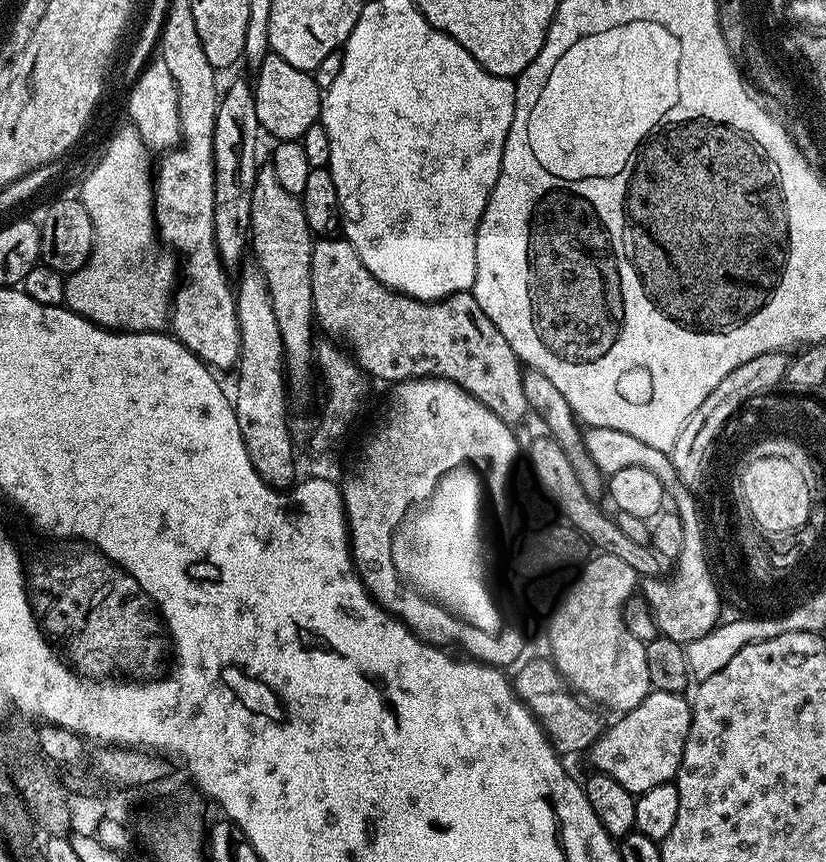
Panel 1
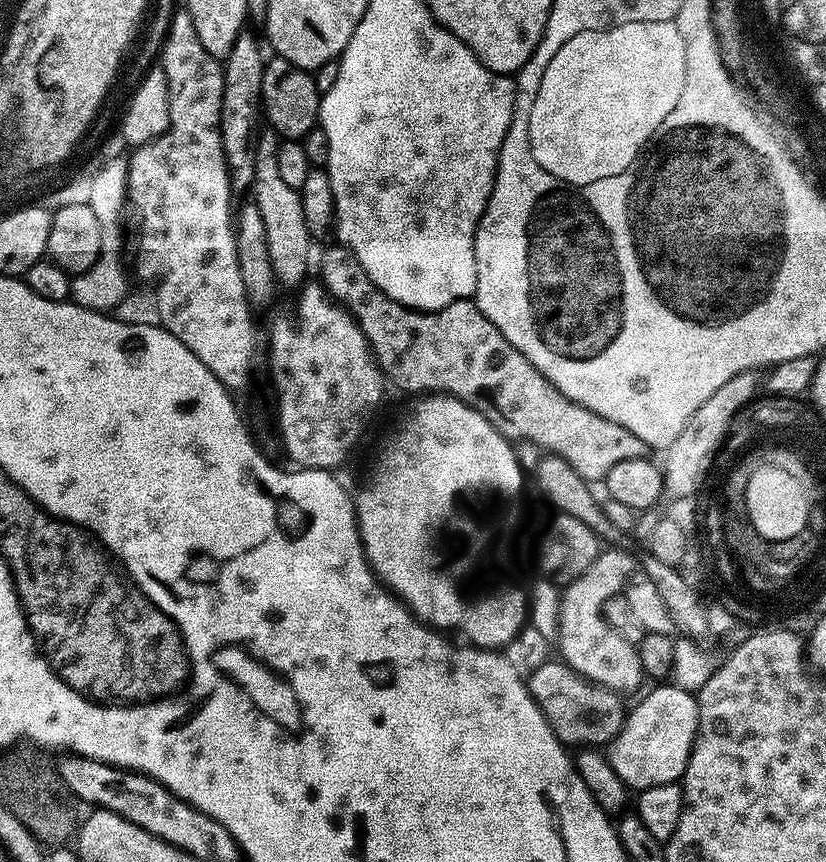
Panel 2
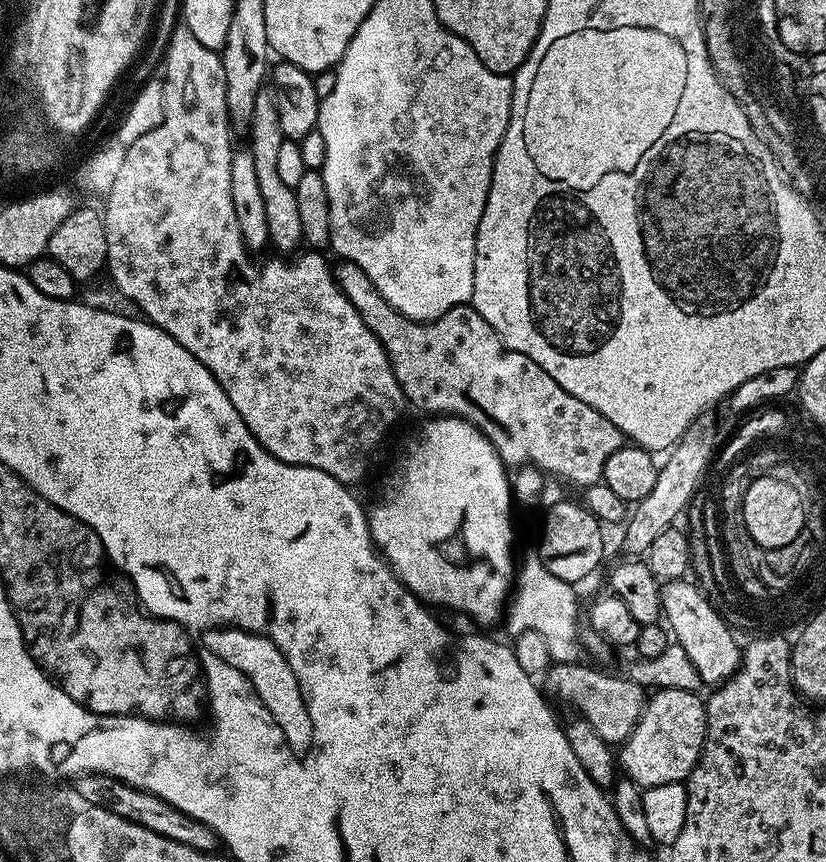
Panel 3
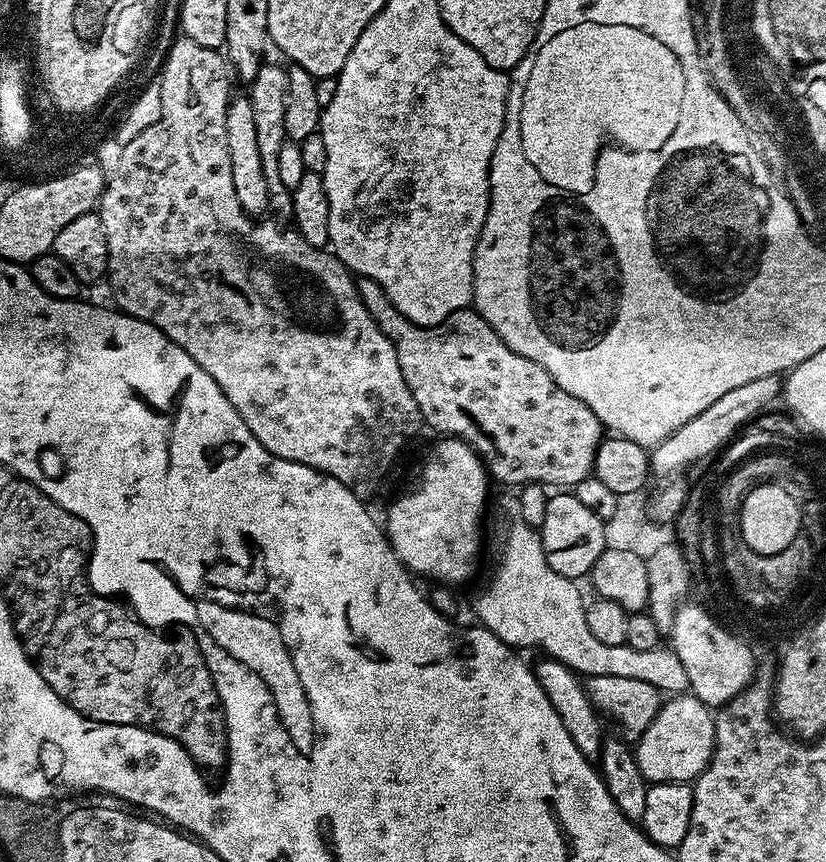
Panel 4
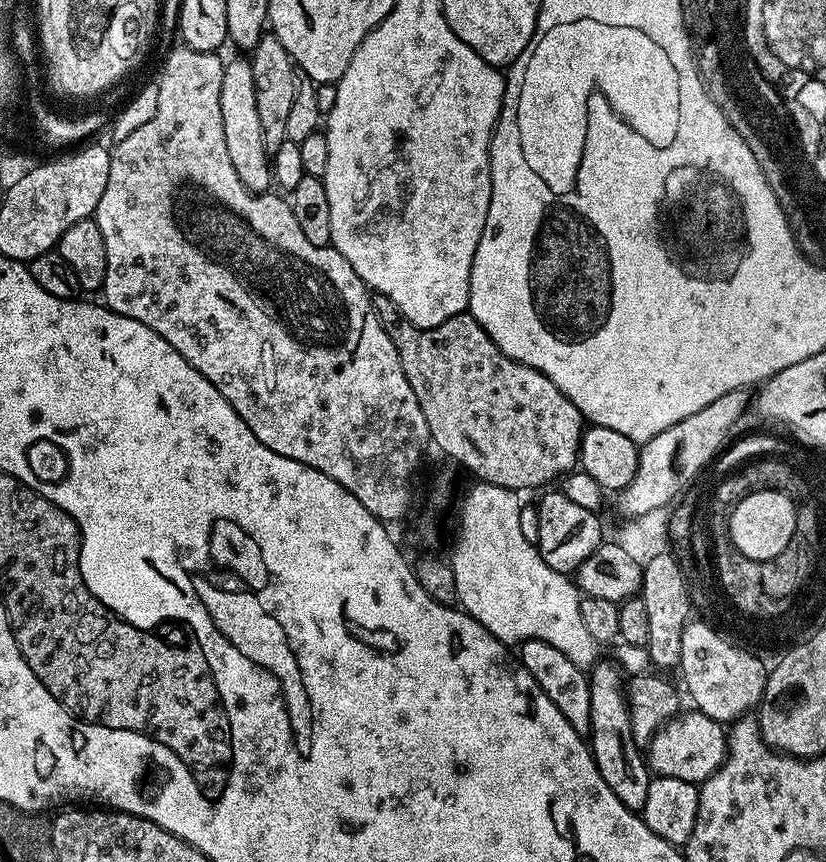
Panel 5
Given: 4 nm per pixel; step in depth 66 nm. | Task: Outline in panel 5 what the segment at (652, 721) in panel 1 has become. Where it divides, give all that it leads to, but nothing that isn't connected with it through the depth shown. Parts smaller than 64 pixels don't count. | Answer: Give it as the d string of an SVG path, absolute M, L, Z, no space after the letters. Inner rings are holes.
M695 710L681 711L679 714L666 721L666 723L654 734L646 749L648 767L657 776L666 778L682 778L682 782L690 782L694 785L703 784L706 778L710 778L719 770L724 761L724 755L728 753L728 737L723 723L706 714Z

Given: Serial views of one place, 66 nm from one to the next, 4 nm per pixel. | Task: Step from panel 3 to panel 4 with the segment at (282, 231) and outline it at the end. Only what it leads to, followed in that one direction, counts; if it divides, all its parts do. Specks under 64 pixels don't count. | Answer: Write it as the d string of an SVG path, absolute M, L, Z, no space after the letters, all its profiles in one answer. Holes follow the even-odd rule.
M265 62L254 74L254 78L247 85L246 95L254 113L254 127L258 141L258 155L262 157L262 170L266 174L266 187L270 190L269 209L277 217L291 217L292 194L289 188L282 186L282 178L278 178L278 153L282 150L286 134L286 94L288 93L288 68ZM280 215L280 216L279 216Z

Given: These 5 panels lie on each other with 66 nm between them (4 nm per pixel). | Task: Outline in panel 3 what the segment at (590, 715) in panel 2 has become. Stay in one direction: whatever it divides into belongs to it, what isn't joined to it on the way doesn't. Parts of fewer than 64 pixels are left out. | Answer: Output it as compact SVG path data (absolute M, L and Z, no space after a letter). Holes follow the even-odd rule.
M553 663L543 673L543 691L553 701L561 700L562 703L569 704L576 711L573 713L579 719L590 722L590 726L594 728L598 738L602 738L602 742L619 746L626 738L630 738L638 718L644 712L646 690L638 682L629 680L627 675L611 676L600 668L591 668L590 665L584 663Z

